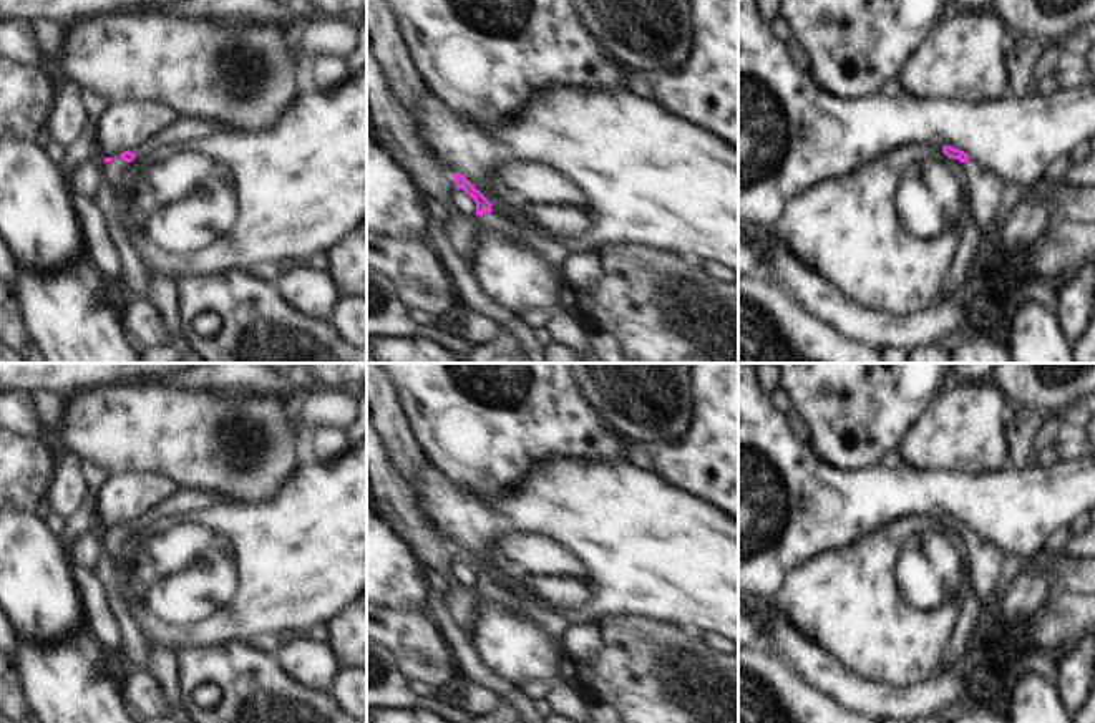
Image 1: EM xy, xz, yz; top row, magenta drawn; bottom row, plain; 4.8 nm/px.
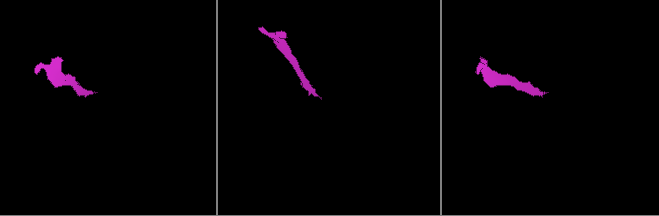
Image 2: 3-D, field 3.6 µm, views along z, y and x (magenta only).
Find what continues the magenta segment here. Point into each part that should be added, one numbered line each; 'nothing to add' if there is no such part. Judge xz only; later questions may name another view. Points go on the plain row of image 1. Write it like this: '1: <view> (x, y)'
1: xz (530, 606)

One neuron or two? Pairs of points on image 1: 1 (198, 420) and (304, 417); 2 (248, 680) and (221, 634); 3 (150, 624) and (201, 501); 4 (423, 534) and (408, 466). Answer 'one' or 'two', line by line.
1: two
2: two
3: two
4: two

